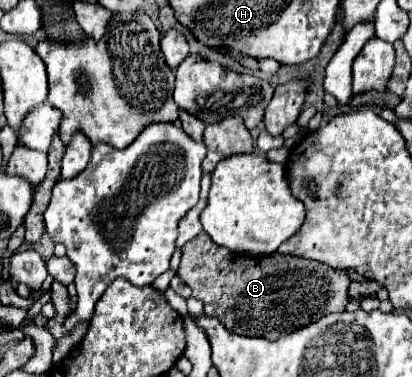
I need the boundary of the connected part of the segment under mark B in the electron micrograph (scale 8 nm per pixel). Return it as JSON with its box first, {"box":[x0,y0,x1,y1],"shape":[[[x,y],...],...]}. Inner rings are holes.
{"box":[178,232,350,340],"shape":[[[200,232],[194,240],[184,244],[178,276],[192,288],[192,296],[204,302],[204,312],[208,316],[218,318],[224,326],[228,326],[236,334],[260,336],[266,340],[276,340],[280,334],[290,334],[318,320],[322,314],[342,312],[348,304],[350,278],[344,270],[334,270],[314,260],[296,258],[278,252],[258,258],[234,254],[222,246],[214,246],[214,242],[210,242],[210,236],[206,232]]]}

